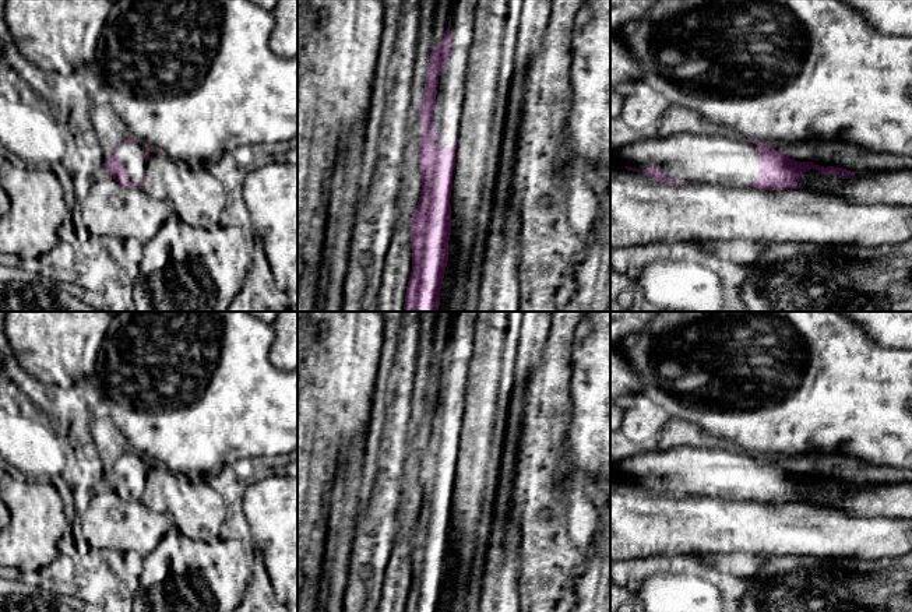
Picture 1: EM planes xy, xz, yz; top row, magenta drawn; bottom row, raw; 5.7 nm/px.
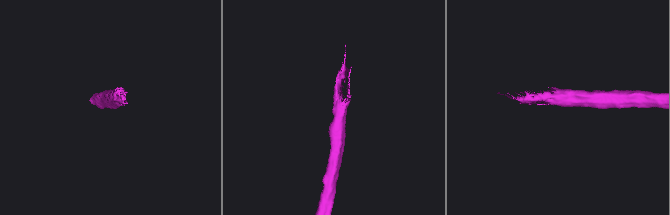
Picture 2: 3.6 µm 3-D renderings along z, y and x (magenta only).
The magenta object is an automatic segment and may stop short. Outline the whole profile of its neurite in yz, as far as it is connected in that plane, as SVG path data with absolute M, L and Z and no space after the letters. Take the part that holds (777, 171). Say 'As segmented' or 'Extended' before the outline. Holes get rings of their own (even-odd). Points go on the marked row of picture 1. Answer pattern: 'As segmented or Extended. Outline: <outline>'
Extended. Outline: M680 134L663 140L645 140L634 144L624 145L622 148L610 150L610 156L626 165L626 169L640 172L656 182L666 182L670 184L684 183L709 183L721 184L726 187L756 187L761 190L788 190L802 189L797 186L797 177L810 170L811 168L818 170L821 175L837 173L842 179L849 179L855 173L866 172L851 172L842 168L820 166L813 162L797 162L789 158L785 152L778 152L771 144L763 144L750 141L746 138L729 138L723 136L693 136Z

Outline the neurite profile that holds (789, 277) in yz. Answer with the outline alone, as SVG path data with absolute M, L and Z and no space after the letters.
M912 240L878 246L765 243L753 264L756 270L737 295L749 312L912 312Z

